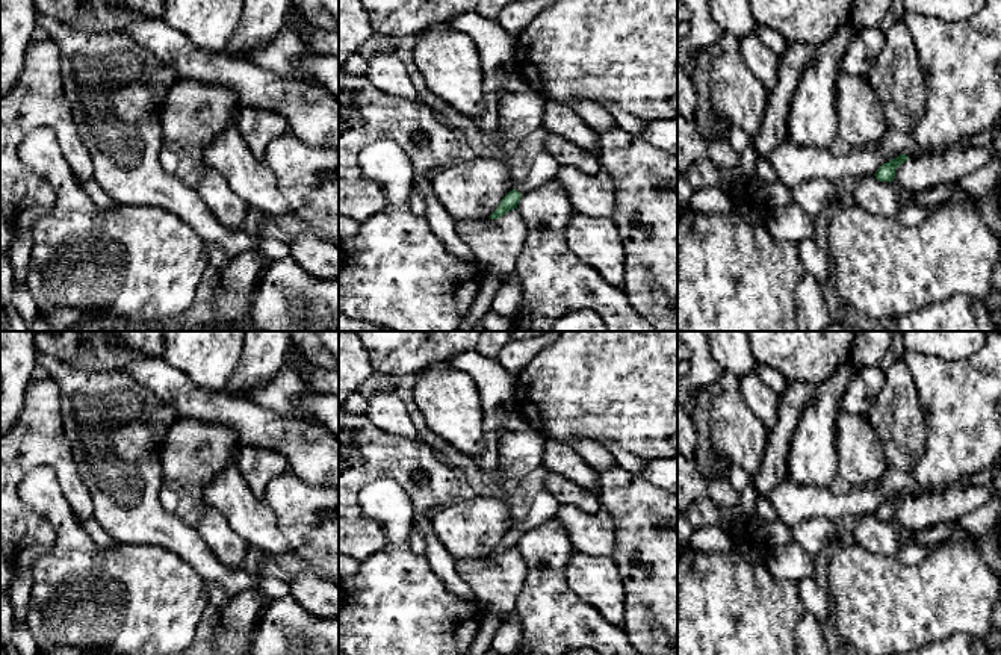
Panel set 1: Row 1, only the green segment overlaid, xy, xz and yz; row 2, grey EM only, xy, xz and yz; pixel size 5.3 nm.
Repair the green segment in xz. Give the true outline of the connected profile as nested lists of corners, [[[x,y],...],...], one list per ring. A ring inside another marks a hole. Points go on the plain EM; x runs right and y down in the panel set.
[[[543,487],[543,490],[534,498],[528,516],[523,520],[516,522],[516,526],[502,537],[497,548],[488,557],[497,558],[507,551],[517,548],[520,537],[546,520],[555,517],[558,507],[559,502],[555,499],[555,496],[546,487]]]

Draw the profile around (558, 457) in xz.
[[[546,439],[543,467],[547,472],[555,472],[572,483],[579,484],[597,496],[600,493],[599,472],[576,454],[569,443]]]

